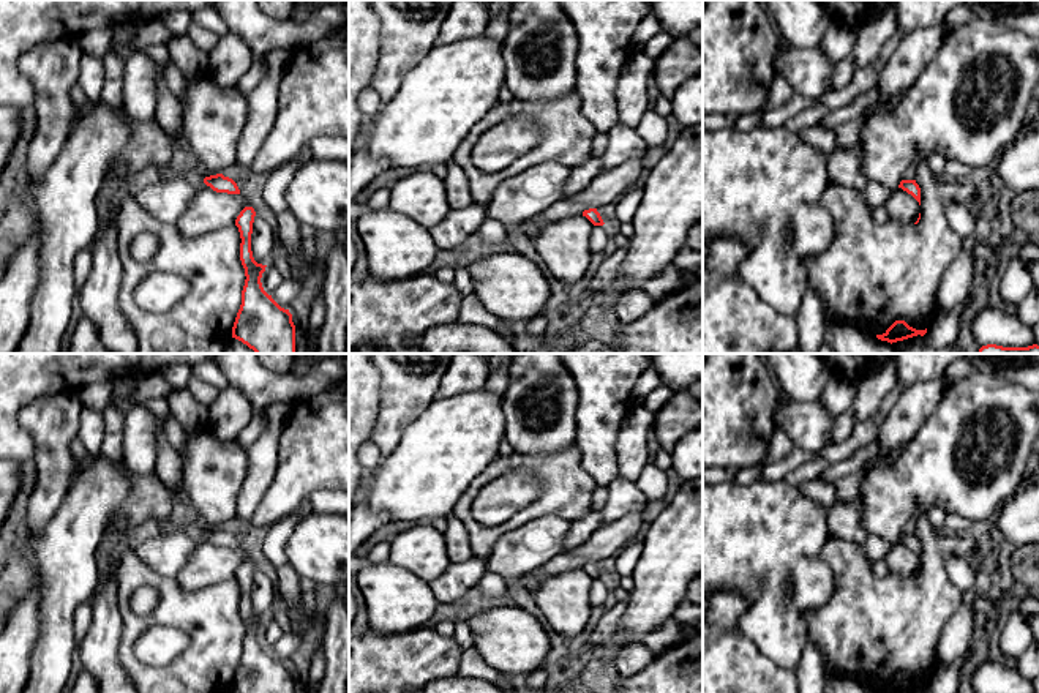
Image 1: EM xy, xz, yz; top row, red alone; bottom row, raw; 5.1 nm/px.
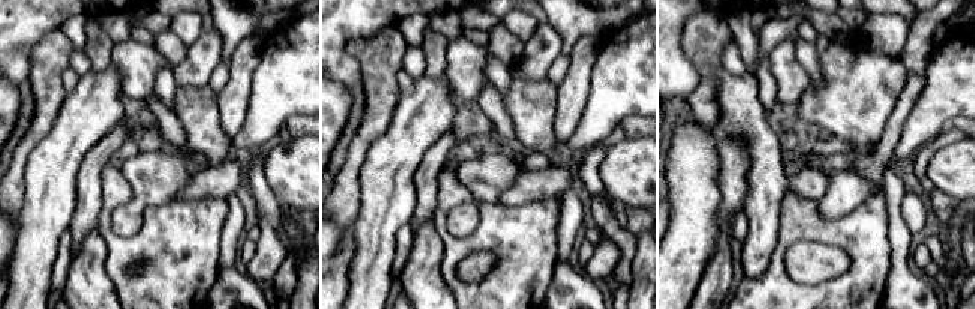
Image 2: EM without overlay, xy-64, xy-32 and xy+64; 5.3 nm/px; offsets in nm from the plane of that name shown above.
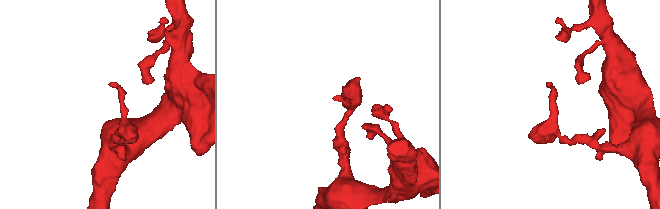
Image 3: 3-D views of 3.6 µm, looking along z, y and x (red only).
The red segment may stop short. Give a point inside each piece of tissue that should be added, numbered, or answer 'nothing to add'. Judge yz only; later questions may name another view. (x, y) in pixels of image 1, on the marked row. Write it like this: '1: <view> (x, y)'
nothing to add

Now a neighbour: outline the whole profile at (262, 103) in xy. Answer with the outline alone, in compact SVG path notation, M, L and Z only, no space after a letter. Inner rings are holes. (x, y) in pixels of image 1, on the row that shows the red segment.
M278 46L268 52L265 76L248 95L248 115L237 142L237 167L249 169L270 134L279 103L279 84L292 55L292 47Z

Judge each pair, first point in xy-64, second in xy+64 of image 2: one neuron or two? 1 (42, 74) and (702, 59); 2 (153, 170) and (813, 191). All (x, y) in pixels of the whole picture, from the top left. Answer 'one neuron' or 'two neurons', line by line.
1: one neuron
2: one neuron

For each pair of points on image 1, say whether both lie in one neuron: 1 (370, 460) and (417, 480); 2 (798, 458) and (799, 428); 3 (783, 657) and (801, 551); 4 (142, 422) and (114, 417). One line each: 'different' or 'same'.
1: different
2: different
3: same
4: different

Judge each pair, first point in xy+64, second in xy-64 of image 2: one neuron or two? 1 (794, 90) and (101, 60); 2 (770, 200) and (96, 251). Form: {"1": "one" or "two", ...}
{"1": "two", "2": "one"}

